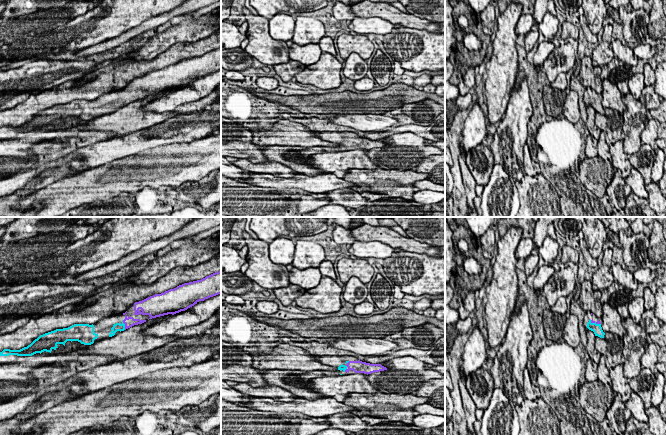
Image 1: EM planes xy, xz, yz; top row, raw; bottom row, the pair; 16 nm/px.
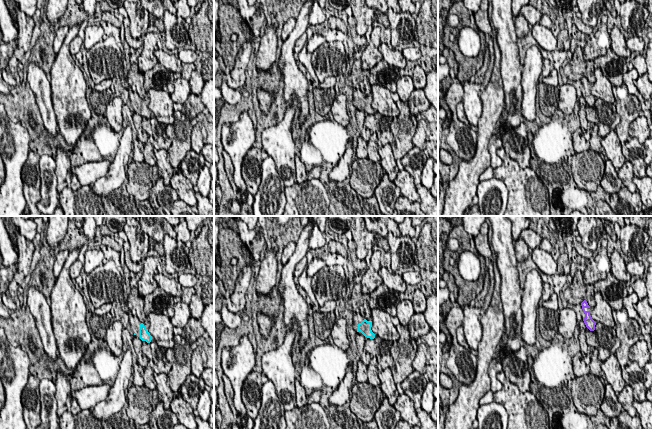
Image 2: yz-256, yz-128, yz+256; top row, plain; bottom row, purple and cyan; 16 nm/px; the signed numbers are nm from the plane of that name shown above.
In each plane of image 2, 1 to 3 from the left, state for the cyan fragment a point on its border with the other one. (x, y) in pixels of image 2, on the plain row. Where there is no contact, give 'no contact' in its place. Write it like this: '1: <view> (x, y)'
1: no contact
2: no contact
3: no contact

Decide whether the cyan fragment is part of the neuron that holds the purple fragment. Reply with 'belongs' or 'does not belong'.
belongs

